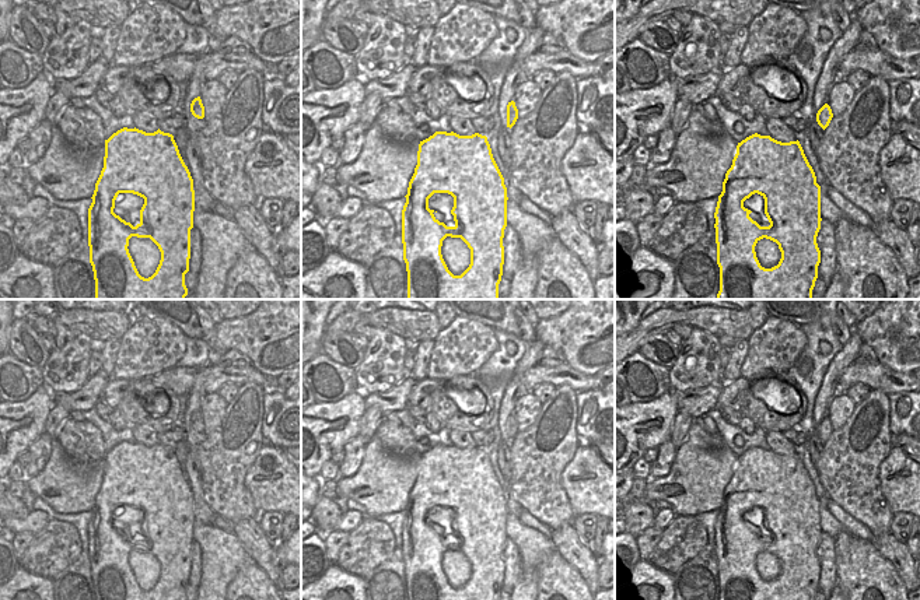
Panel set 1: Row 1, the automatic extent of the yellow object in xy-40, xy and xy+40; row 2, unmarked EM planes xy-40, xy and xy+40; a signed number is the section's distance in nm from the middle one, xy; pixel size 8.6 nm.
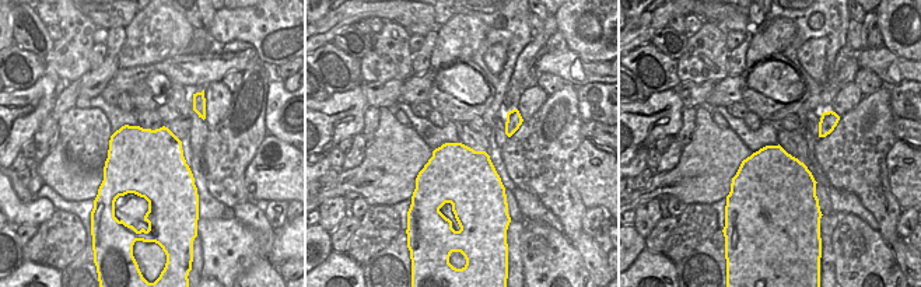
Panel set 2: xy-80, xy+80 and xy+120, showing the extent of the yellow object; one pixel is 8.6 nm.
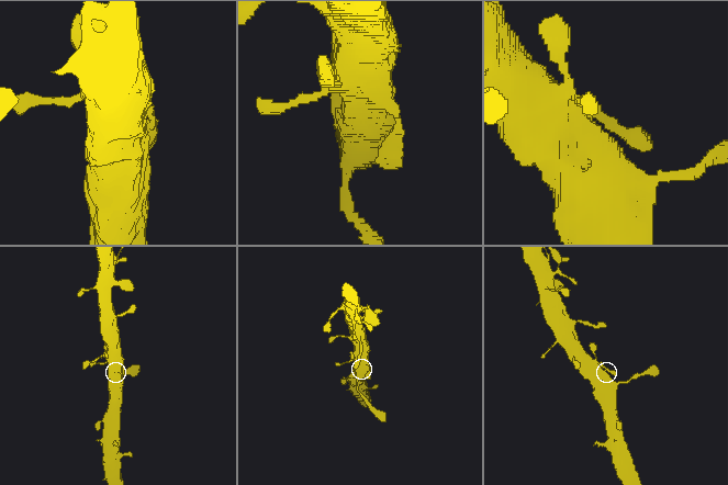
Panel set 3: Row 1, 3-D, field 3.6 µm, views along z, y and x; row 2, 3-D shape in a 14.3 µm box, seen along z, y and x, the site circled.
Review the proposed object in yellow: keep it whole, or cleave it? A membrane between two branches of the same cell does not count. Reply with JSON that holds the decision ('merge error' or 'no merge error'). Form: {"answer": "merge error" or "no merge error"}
{"answer": "no merge error"}

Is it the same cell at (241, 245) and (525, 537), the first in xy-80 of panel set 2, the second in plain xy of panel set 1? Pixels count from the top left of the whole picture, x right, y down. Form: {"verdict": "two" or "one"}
{"verdict": "one"}

